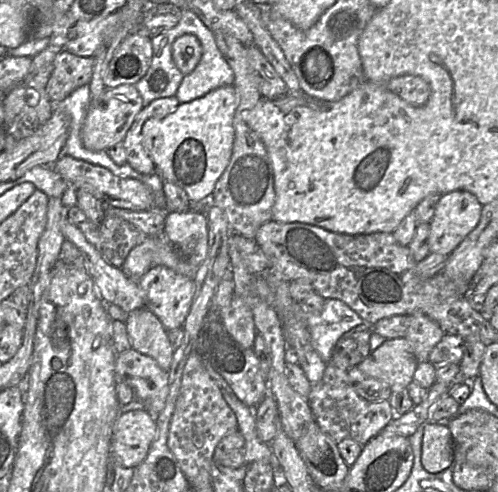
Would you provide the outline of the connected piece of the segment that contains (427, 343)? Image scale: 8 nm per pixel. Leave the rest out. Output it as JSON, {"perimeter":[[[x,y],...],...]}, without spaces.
{"perimeter":[[[422,313],[408,315],[405,339],[418,363],[428,362],[429,354],[445,333],[440,326]]]}

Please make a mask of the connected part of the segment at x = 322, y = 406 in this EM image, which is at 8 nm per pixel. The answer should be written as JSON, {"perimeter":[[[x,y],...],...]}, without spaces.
{"perimeter":[[[331,362],[326,364],[322,379],[312,386],[307,401],[314,420],[336,443],[350,438],[364,445],[380,434],[396,416],[388,400],[373,402],[360,397],[349,383],[347,370]]]}

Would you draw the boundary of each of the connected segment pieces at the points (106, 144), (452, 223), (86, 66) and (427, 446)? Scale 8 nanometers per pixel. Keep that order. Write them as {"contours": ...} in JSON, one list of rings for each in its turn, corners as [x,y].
{"contours":[[[[133,84],[106,88],[104,93],[94,101],[90,95],[90,106],[81,128],[81,139],[85,148],[91,151],[107,151],[113,145],[123,141],[143,107],[143,99]]],[[[468,191],[442,194],[429,222],[430,253],[451,254],[478,224],[482,207]]],[[[66,50],[58,53],[47,85],[50,100],[60,102],[75,89],[90,84],[93,67],[93,57],[77,56]]],[[[447,424],[424,425],[421,463],[429,473],[439,473],[454,465],[453,441]]]]}

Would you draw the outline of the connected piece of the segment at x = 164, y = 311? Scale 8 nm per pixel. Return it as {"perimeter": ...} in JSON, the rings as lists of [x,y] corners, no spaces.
{"perimeter":[[[152,266],[138,281],[145,296],[145,307],[157,316],[169,331],[183,327],[190,311],[195,285],[192,277],[181,275],[164,266]]]}

